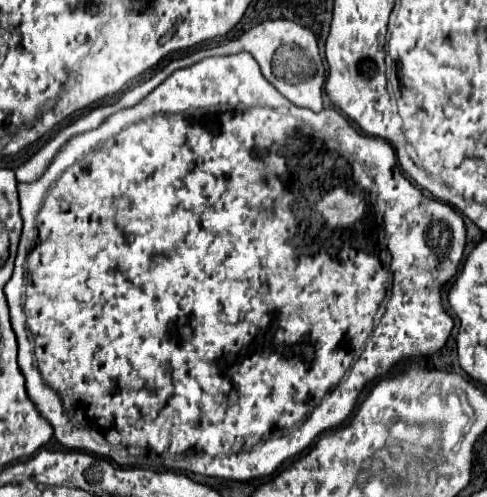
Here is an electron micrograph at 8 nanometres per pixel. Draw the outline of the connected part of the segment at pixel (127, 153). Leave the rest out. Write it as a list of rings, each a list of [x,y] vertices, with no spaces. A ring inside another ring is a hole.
[[[247,54],[205,58],[189,68],[181,68],[173,72],[155,92],[151,92],[151,96],[143,98],[133,108],[113,114],[95,130],[74,136],[71,142],[67,142],[67,148],[63,148],[55,156],[49,170],[37,182],[19,184],[19,202],[21,202],[23,234],[19,242],[13,276],[5,286],[5,296],[7,296],[9,312],[11,312],[11,324],[19,342],[17,364],[25,376],[27,394],[39,408],[41,416],[53,426],[55,438],[65,448],[105,456],[105,458],[115,460],[121,466],[127,464],[127,466],[155,468],[155,462],[157,462],[169,470],[183,470],[183,472],[227,478],[227,480],[253,480],[253,478],[269,476],[285,460],[299,456],[321,432],[339,426],[351,414],[357,402],[357,396],[367,382],[387,374],[389,368],[397,364],[399,360],[411,360],[415,356],[429,356],[437,352],[439,348],[445,346],[453,328],[451,316],[447,316],[441,306],[441,286],[447,284],[451,278],[455,278],[457,268],[463,258],[463,248],[465,248],[463,218],[449,204],[425,196],[417,186],[413,186],[401,174],[399,166],[395,168],[395,150],[387,140],[367,140],[367,136],[357,132],[349,124],[349,120],[335,108],[325,108],[323,112],[315,113],[291,104],[287,98],[275,92],[275,88],[271,88],[267,80],[263,80],[263,74],[259,72],[255,58]],[[215,104],[229,104],[229,106],[239,104],[241,108],[221,110]],[[205,106],[211,106],[211,108],[207,108],[205,112],[201,110],[183,112],[187,108],[205,108]],[[365,170],[375,180],[381,192],[381,198],[385,200],[385,206],[387,206],[385,220],[357,220],[349,228],[329,230],[327,222],[317,212],[317,202],[321,200],[321,196],[325,196],[325,192],[337,186],[349,192],[359,192],[355,190],[355,180],[367,178]],[[271,174],[279,178],[279,188],[287,190],[291,196],[283,196],[283,190],[277,196],[277,190],[271,190],[273,188],[273,184],[269,182]],[[385,230],[389,232],[387,248],[391,252],[391,270],[393,270],[391,290],[395,288],[399,290],[399,286],[403,290],[409,290],[409,288],[415,290],[415,334],[413,336],[375,336],[375,330],[377,330],[373,322],[375,312],[379,304],[383,302],[381,296],[387,294],[383,292],[387,290],[385,288],[385,264],[383,264]],[[319,316],[323,316],[323,324],[319,324],[317,320]],[[27,326],[33,334],[35,346],[33,342],[29,342]]]

